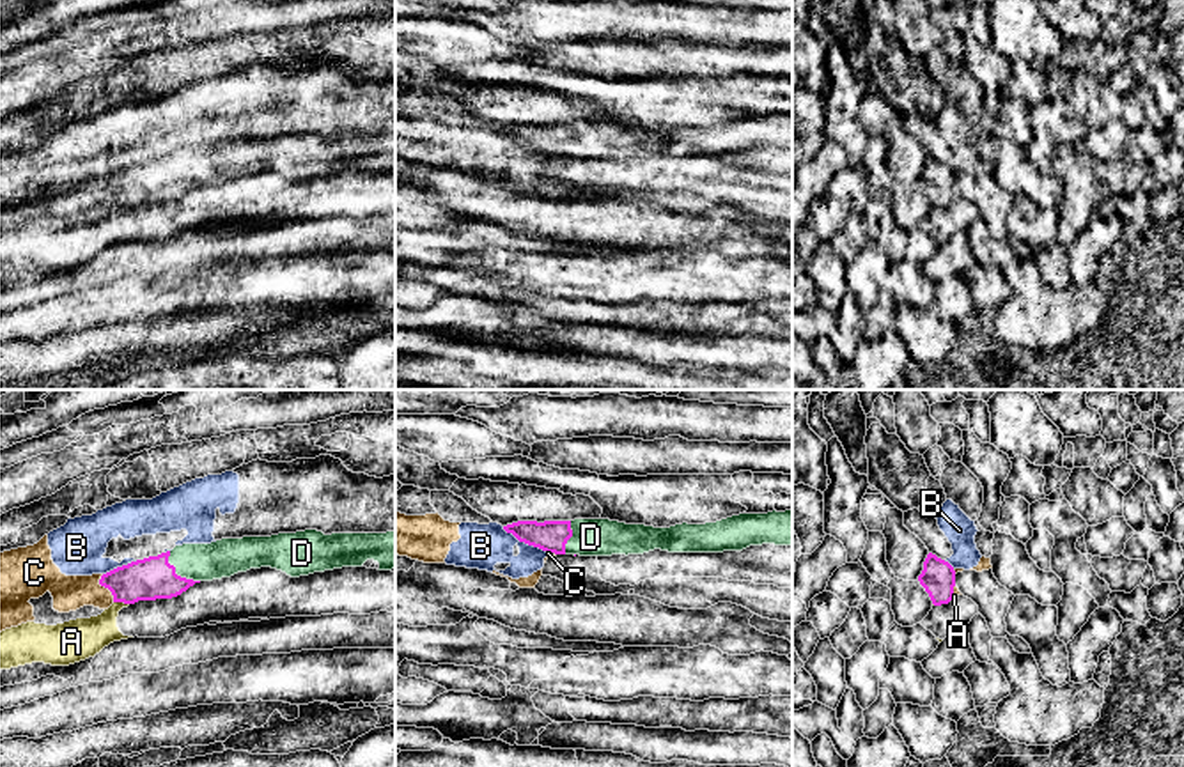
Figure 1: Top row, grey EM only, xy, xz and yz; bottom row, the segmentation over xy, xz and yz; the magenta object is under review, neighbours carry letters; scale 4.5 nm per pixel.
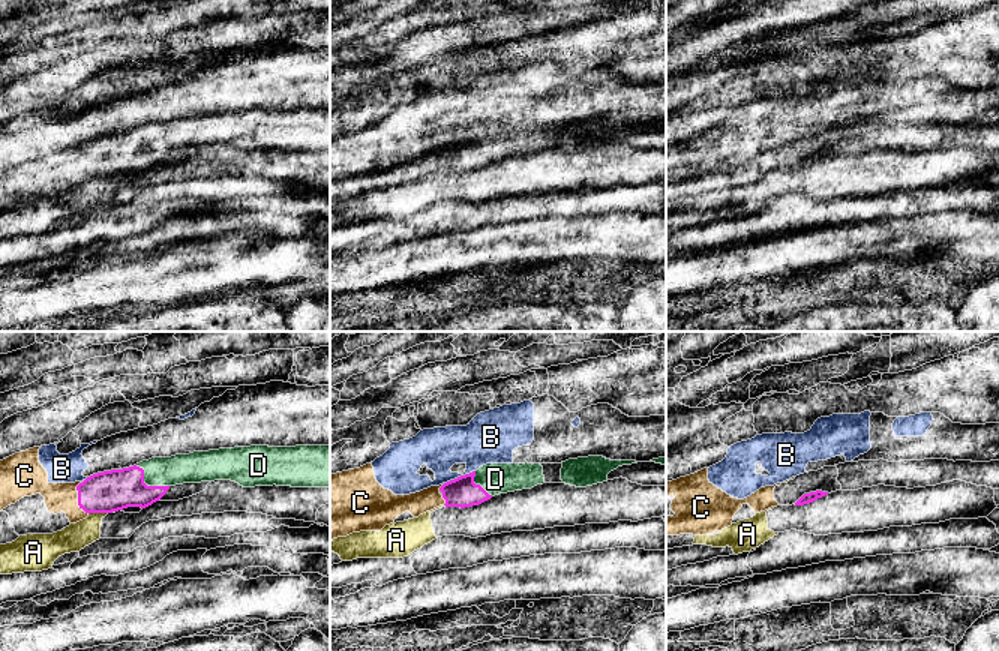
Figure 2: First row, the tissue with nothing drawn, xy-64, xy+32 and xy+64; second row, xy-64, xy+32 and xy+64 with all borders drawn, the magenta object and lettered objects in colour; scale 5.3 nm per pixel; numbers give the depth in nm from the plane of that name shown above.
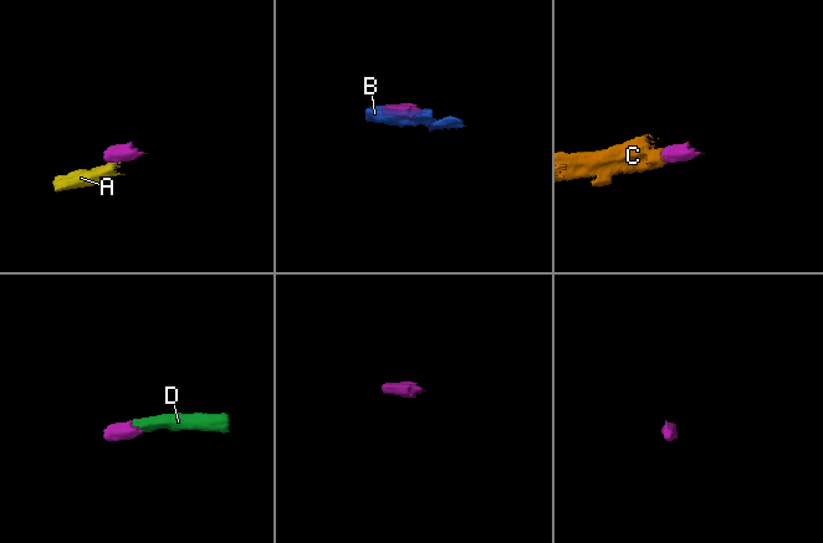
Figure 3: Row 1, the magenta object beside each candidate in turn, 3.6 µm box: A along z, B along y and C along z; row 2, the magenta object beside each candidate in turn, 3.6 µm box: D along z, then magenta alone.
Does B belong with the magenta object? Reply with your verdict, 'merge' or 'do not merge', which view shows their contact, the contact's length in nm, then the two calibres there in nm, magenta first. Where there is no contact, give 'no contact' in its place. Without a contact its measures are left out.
do not merge; meets magenta in xz; contact 240 nm long; 140 nm thick on the magenta side, 200 nm on the other

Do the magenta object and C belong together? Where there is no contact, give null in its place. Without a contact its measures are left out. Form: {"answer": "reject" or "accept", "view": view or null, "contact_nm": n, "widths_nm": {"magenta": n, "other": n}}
{"answer": "reject", "view": "xy", "contact_nm": 140, "widths_nm": {"magenta": 190, "other": 160}}

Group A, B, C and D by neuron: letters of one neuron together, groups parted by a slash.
A / B C / D

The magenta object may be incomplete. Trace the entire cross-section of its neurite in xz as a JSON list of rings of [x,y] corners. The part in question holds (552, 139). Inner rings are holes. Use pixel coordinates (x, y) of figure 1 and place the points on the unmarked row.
[[[792,113],[739,117],[705,128],[654,131],[610,122],[518,124],[503,129],[519,145],[555,158],[611,159],[668,156],[723,156],[750,149],[792,149]]]

